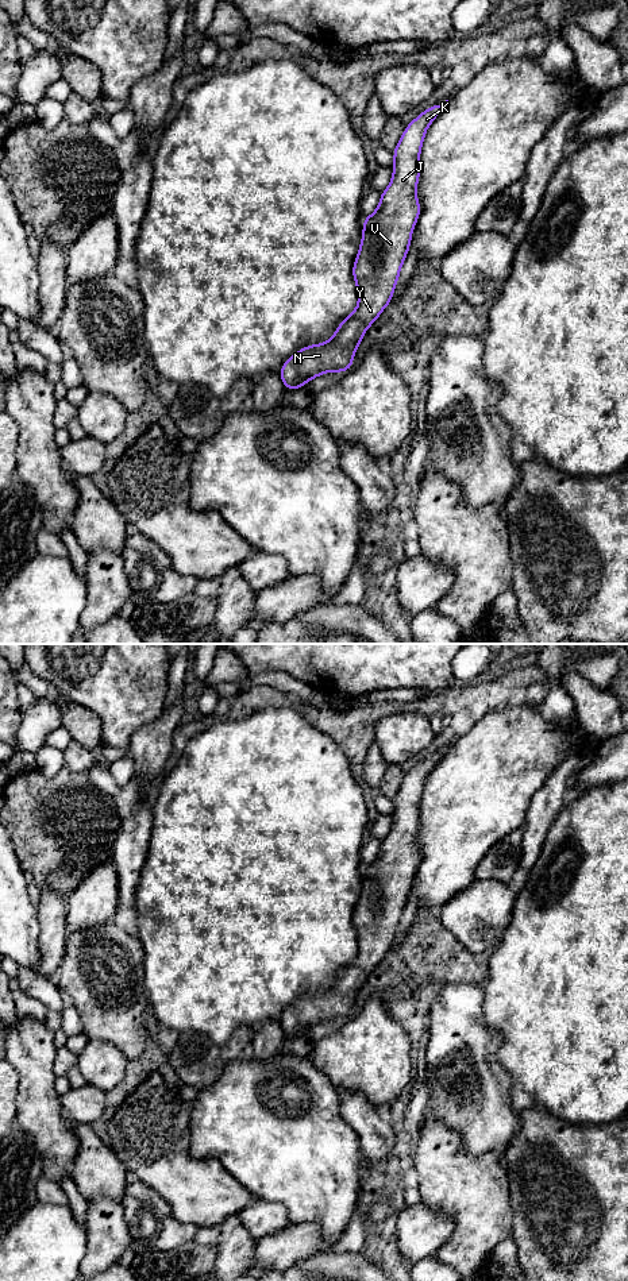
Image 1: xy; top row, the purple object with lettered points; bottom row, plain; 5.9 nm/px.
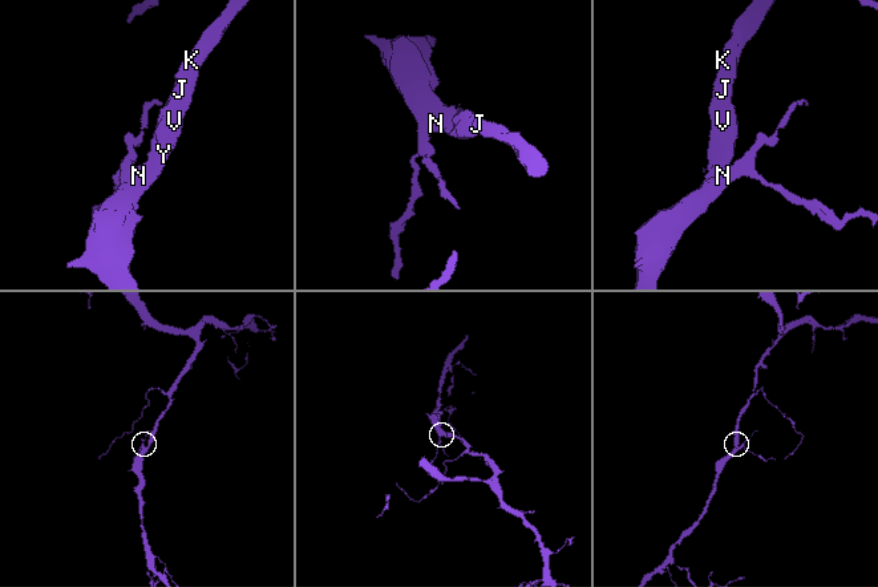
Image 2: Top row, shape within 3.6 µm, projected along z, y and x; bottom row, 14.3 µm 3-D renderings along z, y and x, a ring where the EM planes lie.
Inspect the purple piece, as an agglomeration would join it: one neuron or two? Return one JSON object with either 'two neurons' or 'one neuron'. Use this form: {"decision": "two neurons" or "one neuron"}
{"decision": "one neuron"}

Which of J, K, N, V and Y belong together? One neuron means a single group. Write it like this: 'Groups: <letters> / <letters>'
Groups: J K N V Y

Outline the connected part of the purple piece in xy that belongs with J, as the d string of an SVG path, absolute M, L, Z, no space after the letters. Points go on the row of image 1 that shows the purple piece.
M447 101L427 108L402 132L393 150L390 184L381 193L377 209L363 217L362 240L352 266L358 305L325 343L307 346L282 364L280 375L285 389L300 389L324 373L344 373L352 367L355 351L366 329L392 302L420 216L416 186L421 146L427 128Z

